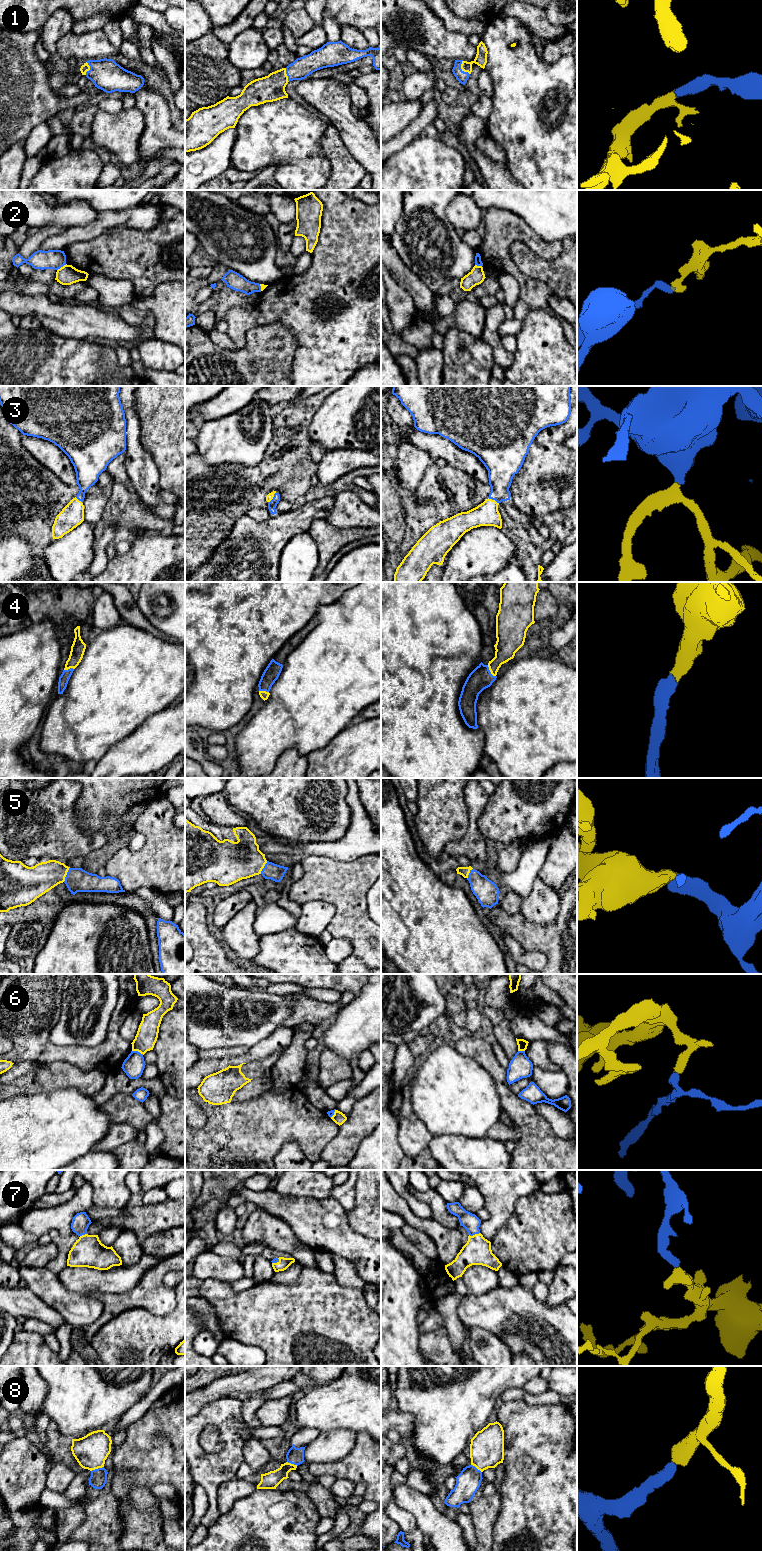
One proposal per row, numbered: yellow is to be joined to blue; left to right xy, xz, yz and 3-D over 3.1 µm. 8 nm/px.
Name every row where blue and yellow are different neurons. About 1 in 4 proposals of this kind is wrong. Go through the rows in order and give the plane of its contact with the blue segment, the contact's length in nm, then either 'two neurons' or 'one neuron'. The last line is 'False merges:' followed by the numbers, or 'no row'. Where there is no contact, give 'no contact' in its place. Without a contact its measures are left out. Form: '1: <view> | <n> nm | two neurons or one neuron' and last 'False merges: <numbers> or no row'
1: yz | 130 nm | one neuron
2: xy | 90 nm | two neurons
3: xz | 110 nm | one neuron
4: yz | 120 nm | one neuron
5: xy | 130 nm | one neuron
6: xy | 100 nm | two neurons
7: yz | 90 nm | one neuron
8: xy | 110 nm | one neuron
False merges: 2, 6

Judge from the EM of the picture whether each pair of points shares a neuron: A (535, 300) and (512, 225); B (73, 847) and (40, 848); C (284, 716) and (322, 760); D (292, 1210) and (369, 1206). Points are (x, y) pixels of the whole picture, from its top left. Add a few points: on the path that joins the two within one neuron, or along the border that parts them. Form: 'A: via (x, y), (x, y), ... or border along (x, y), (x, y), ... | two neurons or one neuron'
A: via (524, 281), (504, 261), (504, 244) | one neuron
B: via (65, 847), (48, 847) | one neuron
C: border along (334, 737), (324, 746), (314, 749), (305, 755) | two neurons
D: border along (345, 1211), (348, 1225), (357, 1232) | two neurons

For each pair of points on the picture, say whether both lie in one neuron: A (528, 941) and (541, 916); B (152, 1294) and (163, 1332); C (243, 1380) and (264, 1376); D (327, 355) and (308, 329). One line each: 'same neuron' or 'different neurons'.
A: different neurons
B: different neurons
C: same neuron
D: same neuron

